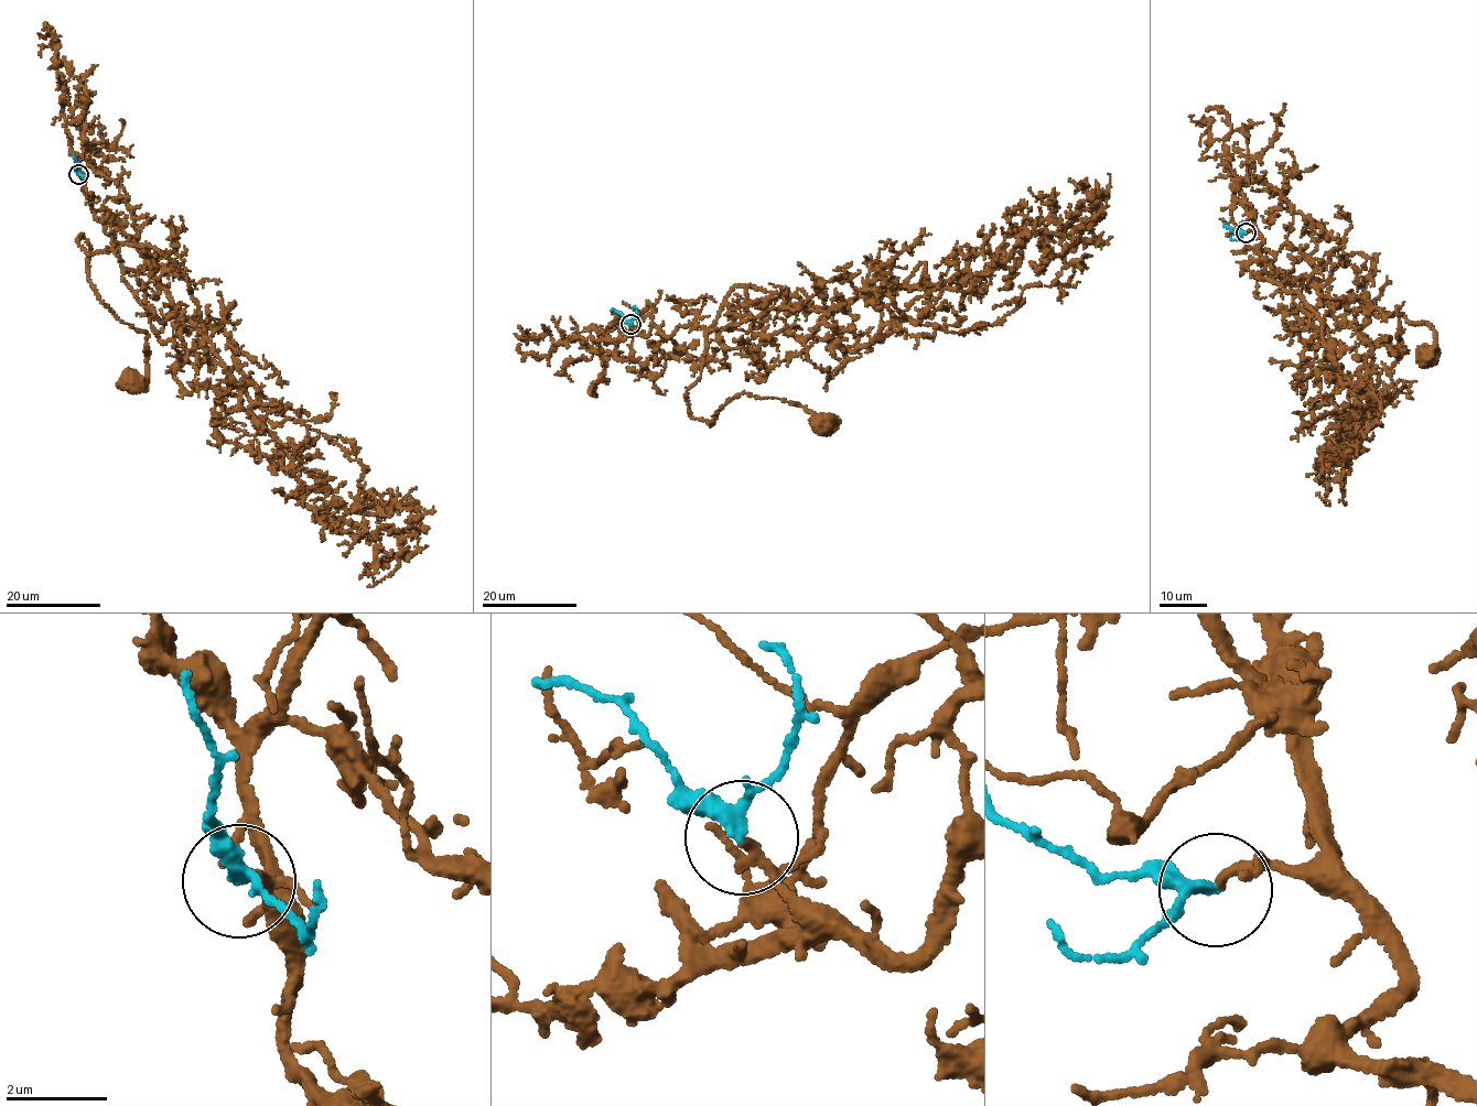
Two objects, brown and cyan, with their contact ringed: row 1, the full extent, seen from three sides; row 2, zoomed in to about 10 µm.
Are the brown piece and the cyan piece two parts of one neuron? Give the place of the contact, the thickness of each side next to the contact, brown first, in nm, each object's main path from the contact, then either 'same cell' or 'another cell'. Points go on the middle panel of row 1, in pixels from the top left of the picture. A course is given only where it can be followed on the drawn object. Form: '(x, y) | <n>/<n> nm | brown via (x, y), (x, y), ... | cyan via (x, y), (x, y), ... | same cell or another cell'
(631, 324) | 200/220 nm | brown via (631, 325), (704, 332), (686, 394), (697, 418), (710, 424), (742, 393), (802, 405), (822, 423) | cyan via (631, 324), (621, 313), (611, 310) | same cell

